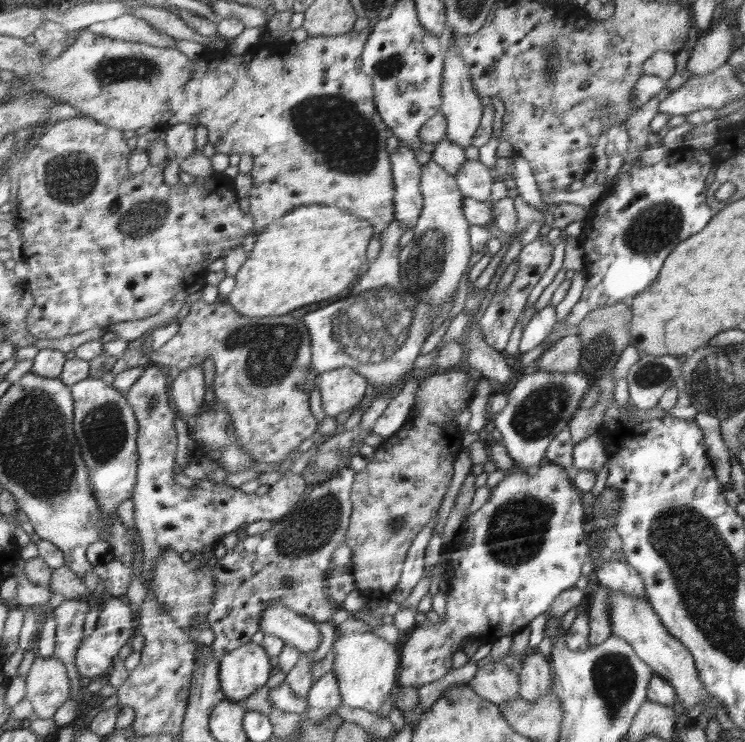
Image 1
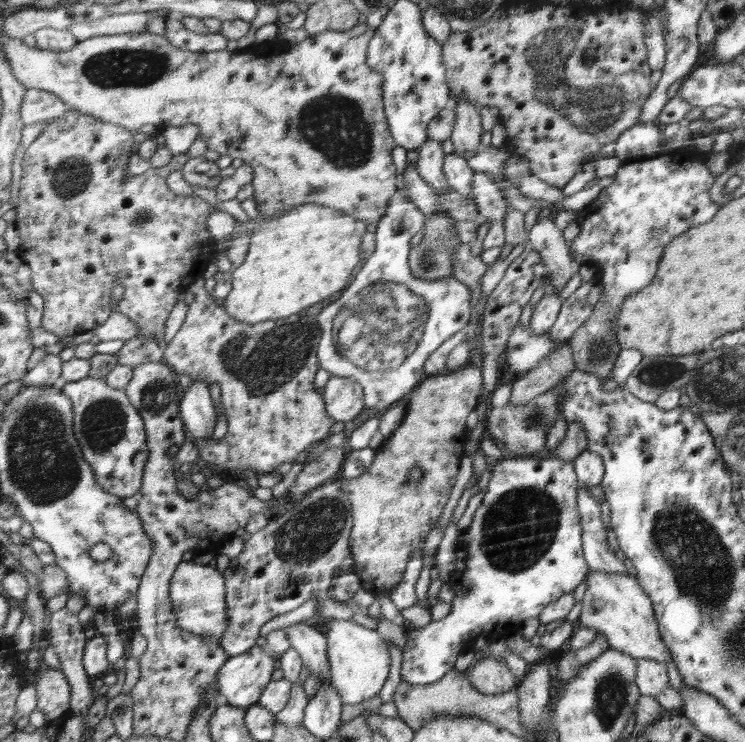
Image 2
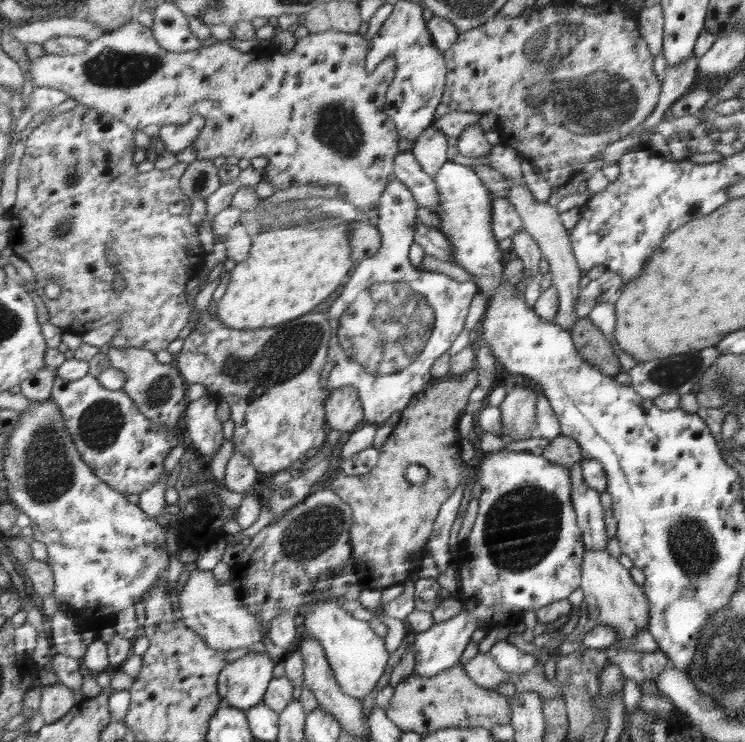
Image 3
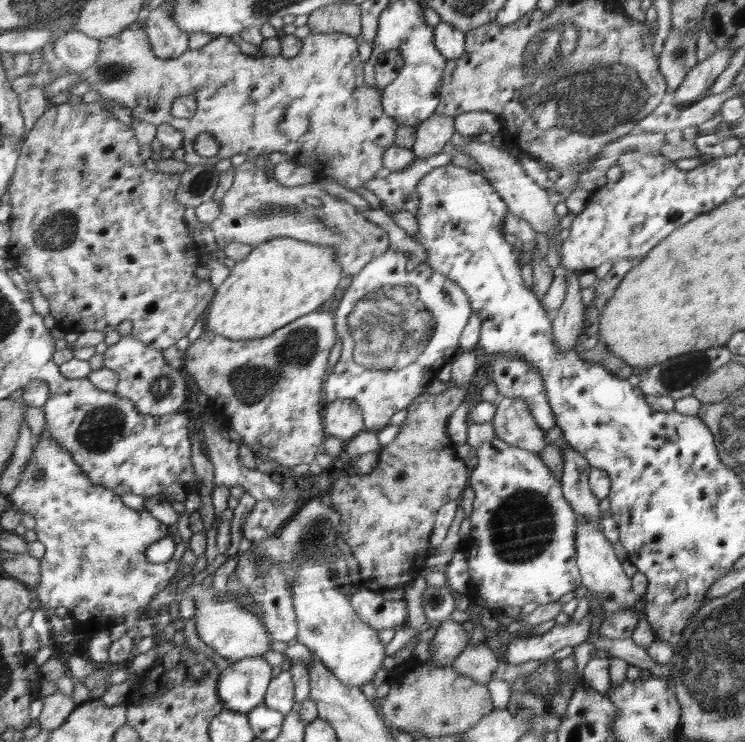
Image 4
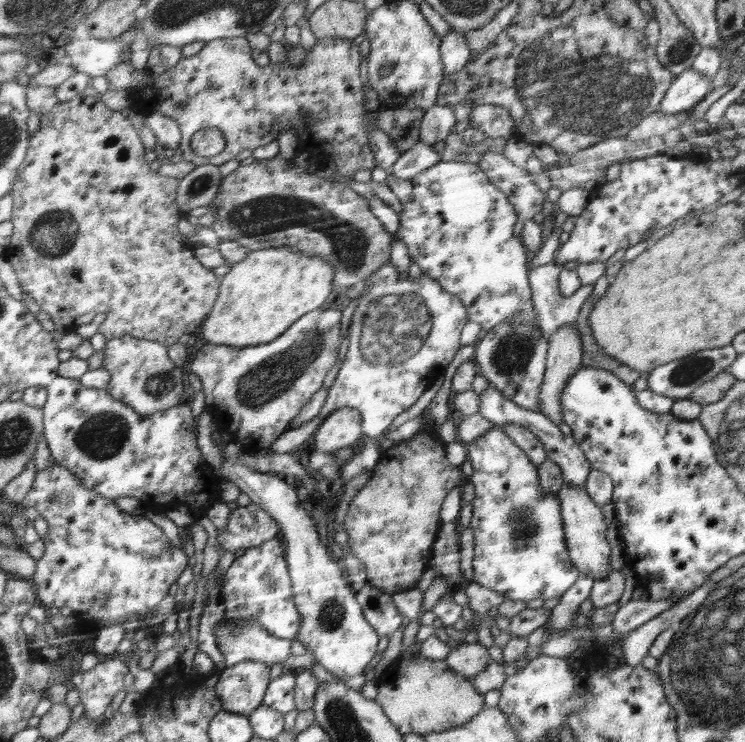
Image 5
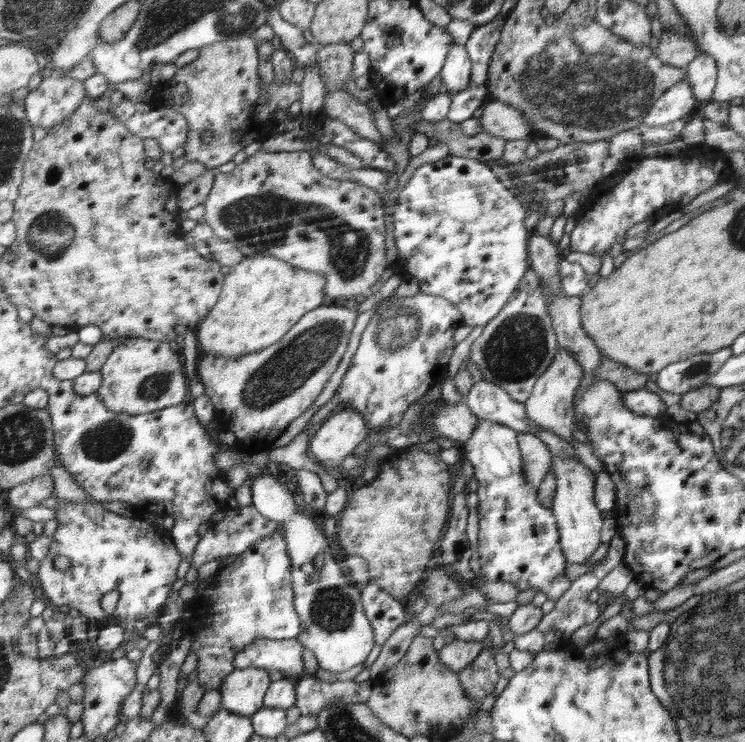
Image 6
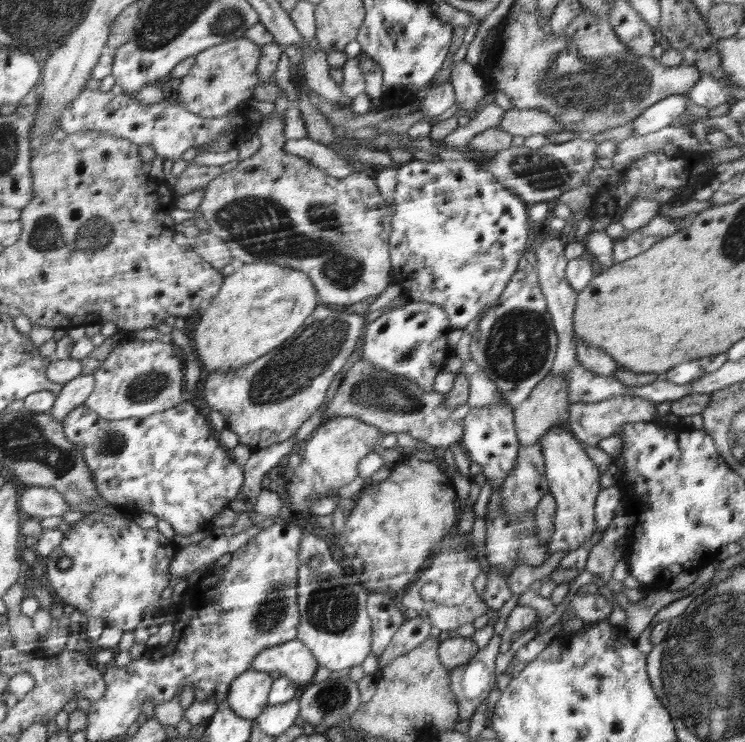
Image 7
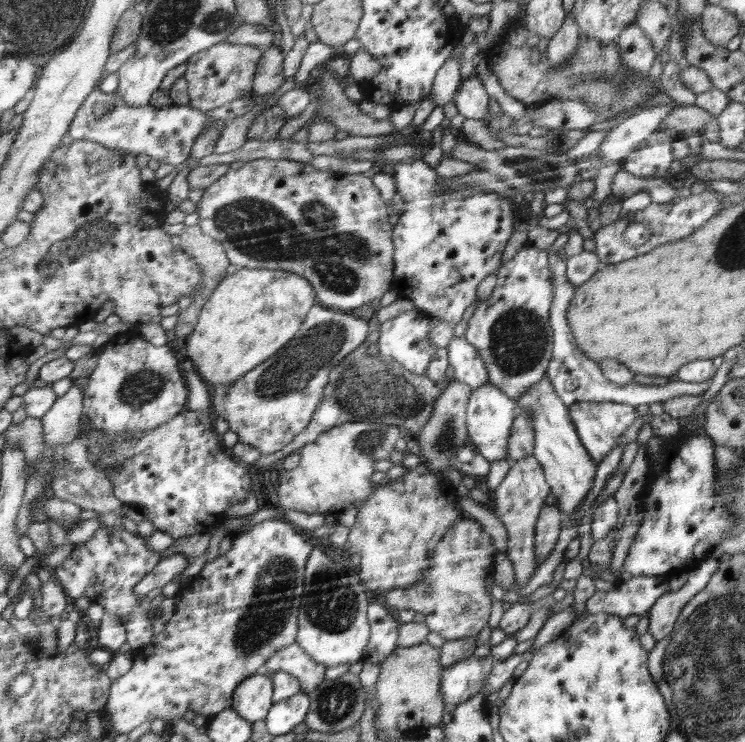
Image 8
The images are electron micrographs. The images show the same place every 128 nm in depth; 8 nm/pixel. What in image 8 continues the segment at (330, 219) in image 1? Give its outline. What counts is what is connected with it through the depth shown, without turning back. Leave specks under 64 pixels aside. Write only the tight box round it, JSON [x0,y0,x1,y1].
[183,268,315,388]

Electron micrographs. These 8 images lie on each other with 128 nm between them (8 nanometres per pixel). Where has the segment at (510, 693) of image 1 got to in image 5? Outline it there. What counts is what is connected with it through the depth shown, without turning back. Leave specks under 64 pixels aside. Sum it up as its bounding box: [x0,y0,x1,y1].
[445,640,492,677]

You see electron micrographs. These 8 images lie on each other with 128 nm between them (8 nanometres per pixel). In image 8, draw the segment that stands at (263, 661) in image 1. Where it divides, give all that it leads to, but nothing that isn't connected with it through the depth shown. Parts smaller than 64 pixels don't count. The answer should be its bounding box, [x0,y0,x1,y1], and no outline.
[233,672,274,722]

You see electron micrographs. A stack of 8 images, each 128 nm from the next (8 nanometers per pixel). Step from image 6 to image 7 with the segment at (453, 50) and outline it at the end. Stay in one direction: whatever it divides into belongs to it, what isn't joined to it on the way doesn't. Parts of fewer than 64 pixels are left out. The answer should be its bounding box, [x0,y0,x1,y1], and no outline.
[449,59,486,112]

